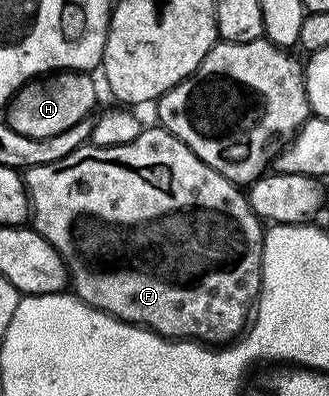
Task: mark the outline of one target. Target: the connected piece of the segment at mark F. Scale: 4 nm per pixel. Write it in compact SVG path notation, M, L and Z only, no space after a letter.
M164 128L142 129L141 135L122 146L81 146L71 156L46 166L31 166L24 171L25 189L31 203L31 226L61 253L61 259L69 270L71 290L76 297L104 314L112 314L130 326L152 330L162 338L196 340L202 344L228 344L241 337L255 310L257 295L261 293L261 257L263 256L262 219L253 213L248 197L239 191L238 183L227 180L215 168L203 164L183 140Z

